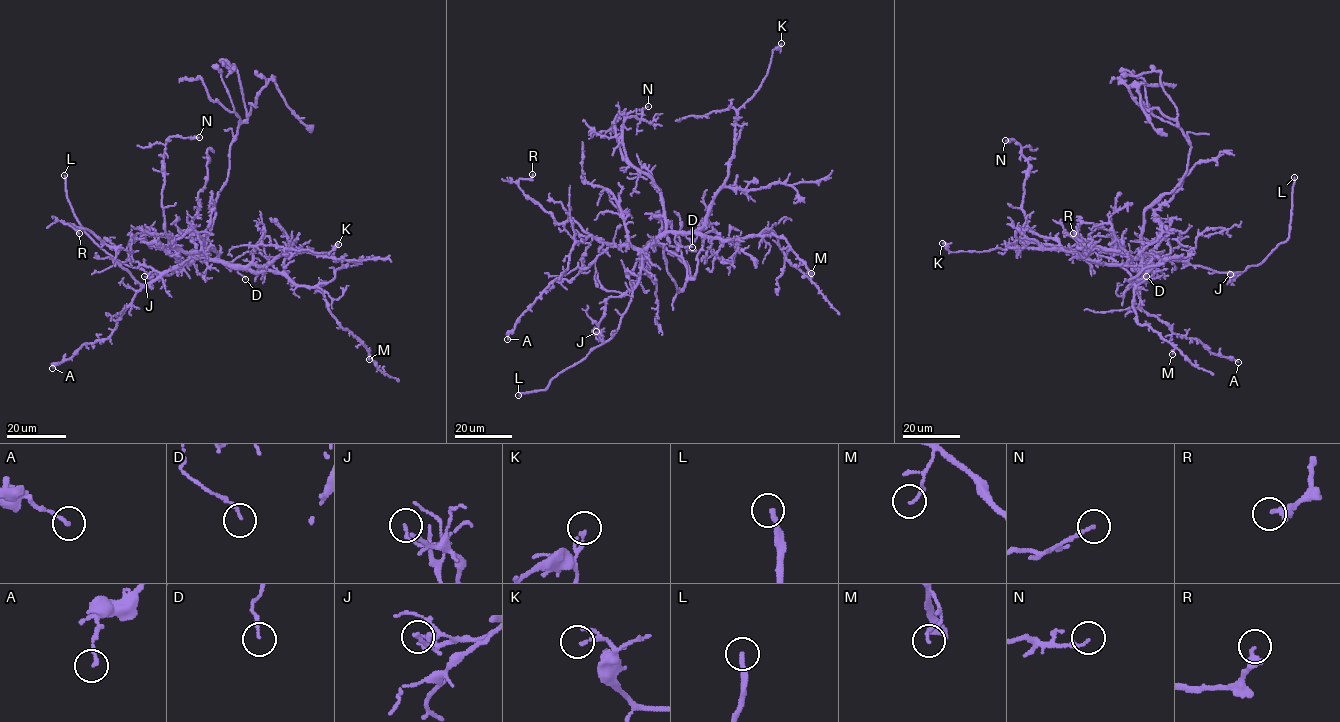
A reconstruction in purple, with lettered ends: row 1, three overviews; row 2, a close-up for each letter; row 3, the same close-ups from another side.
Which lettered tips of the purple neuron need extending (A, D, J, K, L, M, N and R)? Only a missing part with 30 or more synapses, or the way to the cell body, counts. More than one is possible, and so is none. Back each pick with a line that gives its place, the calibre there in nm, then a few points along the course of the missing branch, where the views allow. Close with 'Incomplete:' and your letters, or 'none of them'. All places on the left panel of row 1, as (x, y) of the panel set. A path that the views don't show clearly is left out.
L: (64, 175) | 200 nm | (64, 175), (74, 144), (103, 117), (118, 88), (132, 81), (189, 69), (213, 50)
Incomplete: L

